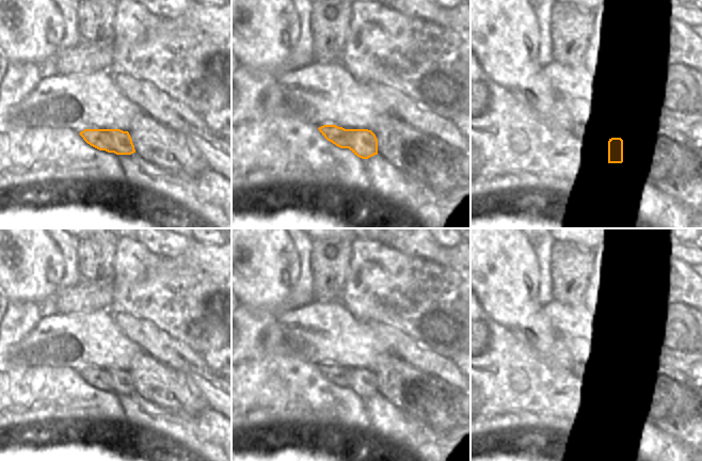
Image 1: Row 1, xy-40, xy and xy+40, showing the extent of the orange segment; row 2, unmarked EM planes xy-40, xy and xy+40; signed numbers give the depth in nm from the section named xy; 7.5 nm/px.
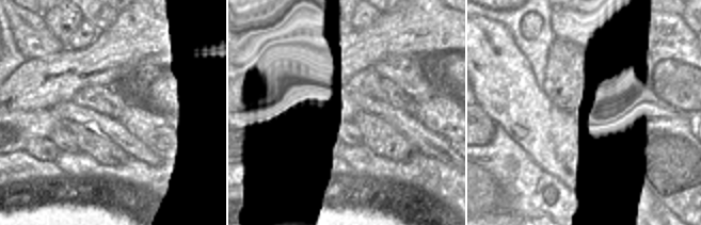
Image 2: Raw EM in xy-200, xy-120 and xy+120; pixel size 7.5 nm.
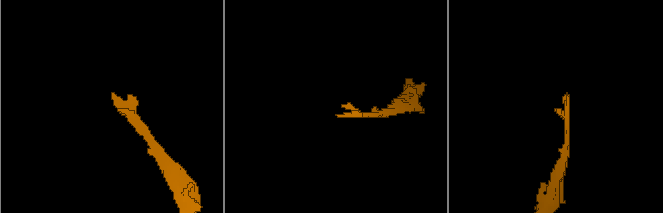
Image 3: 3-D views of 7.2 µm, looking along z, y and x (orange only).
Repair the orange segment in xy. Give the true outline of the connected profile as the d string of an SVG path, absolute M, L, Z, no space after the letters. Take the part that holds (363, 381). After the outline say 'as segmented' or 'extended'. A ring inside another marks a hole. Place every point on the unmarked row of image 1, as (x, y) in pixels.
M323 364L318 369L326 380L320 386L316 416L321 417L323 424L338 424L345 428L367 430L369 416L363 399L378 394L376 373L368 368L345 368L336 364Z; extended

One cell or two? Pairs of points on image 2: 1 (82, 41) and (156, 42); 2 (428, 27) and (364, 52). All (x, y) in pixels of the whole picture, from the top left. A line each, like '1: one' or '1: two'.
1: two
2: one

